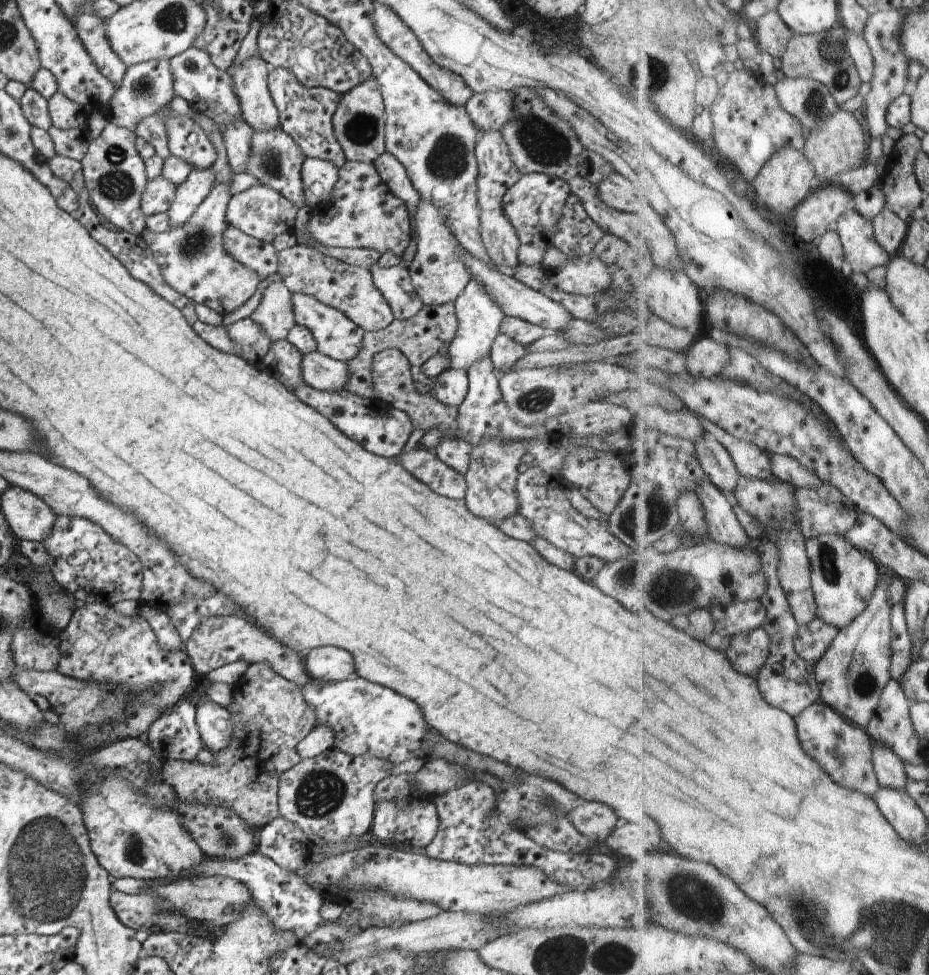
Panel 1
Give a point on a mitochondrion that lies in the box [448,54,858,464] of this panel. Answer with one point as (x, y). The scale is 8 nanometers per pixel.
(542, 142)

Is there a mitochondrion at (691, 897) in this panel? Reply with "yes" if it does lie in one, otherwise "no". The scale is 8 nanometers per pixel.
yes

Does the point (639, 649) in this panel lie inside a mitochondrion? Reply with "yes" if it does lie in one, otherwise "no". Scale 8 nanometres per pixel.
no

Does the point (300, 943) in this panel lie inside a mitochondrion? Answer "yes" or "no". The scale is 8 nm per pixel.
no

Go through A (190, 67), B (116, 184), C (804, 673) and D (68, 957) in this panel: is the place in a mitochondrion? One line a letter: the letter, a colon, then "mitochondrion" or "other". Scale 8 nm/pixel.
A: mitochondrion
B: mitochondrion
C: other
D: other

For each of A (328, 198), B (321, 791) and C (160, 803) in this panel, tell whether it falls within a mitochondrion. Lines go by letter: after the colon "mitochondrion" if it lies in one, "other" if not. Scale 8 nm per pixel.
A: other
B: mitochondrion
C: other

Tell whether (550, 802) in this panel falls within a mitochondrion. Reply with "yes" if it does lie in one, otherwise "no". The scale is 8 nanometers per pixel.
yes

